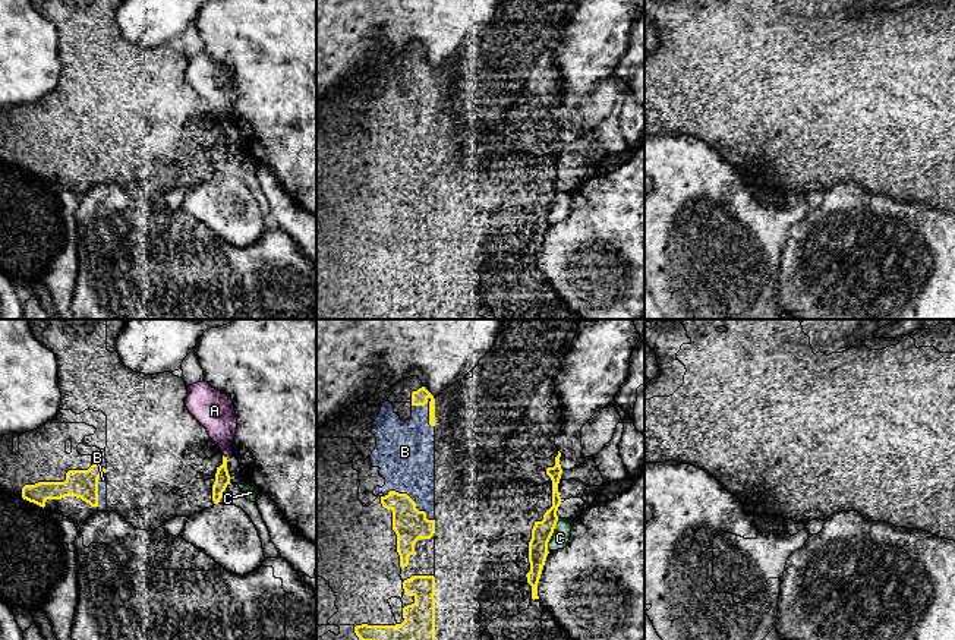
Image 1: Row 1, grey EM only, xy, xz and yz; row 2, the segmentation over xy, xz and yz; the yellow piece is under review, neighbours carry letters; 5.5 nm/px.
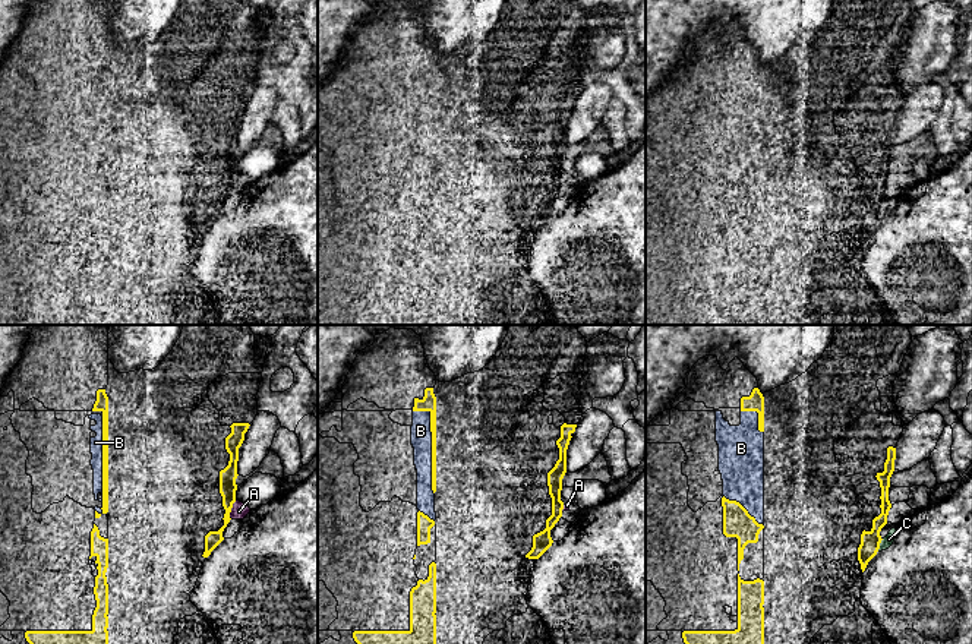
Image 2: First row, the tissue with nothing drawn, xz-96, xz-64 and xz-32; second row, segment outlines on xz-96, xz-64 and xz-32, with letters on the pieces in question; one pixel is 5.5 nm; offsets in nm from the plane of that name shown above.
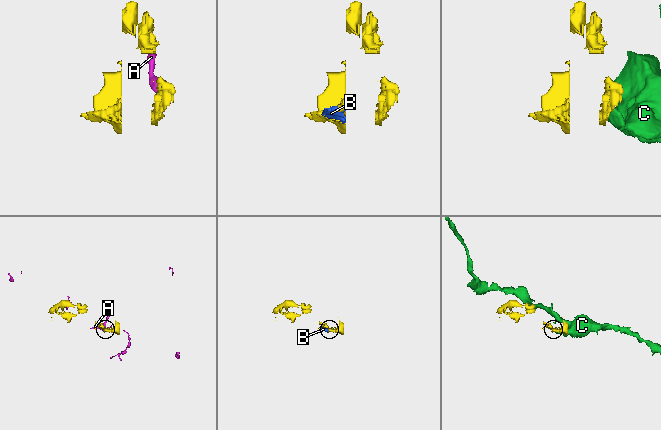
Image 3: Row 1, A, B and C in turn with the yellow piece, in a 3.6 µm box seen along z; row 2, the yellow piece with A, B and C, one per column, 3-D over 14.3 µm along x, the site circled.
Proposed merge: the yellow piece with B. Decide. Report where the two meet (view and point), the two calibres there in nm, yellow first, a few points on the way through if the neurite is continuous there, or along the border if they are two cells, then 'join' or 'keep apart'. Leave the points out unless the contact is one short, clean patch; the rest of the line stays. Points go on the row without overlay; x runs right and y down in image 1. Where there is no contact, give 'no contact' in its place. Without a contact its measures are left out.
meets yellow in xz at (412, 172); 190 nm thick on the yellow side, 320 nm on the other; join

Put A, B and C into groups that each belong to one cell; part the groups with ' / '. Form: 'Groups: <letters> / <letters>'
Groups: A / B / C

